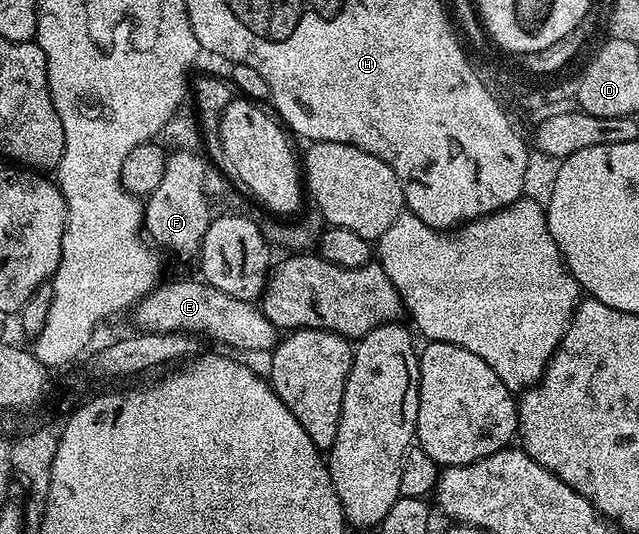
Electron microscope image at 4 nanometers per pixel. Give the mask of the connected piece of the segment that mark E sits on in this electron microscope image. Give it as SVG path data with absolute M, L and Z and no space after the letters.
M203 279L172 280L161 283L152 289L139 304L135 305L136 328L141 332L186 332L197 337L209 336L228 348L237 348L240 352L271 353L278 343L278 330L264 316L263 307L257 306L251 300L239 300L214 286L204 283Z

